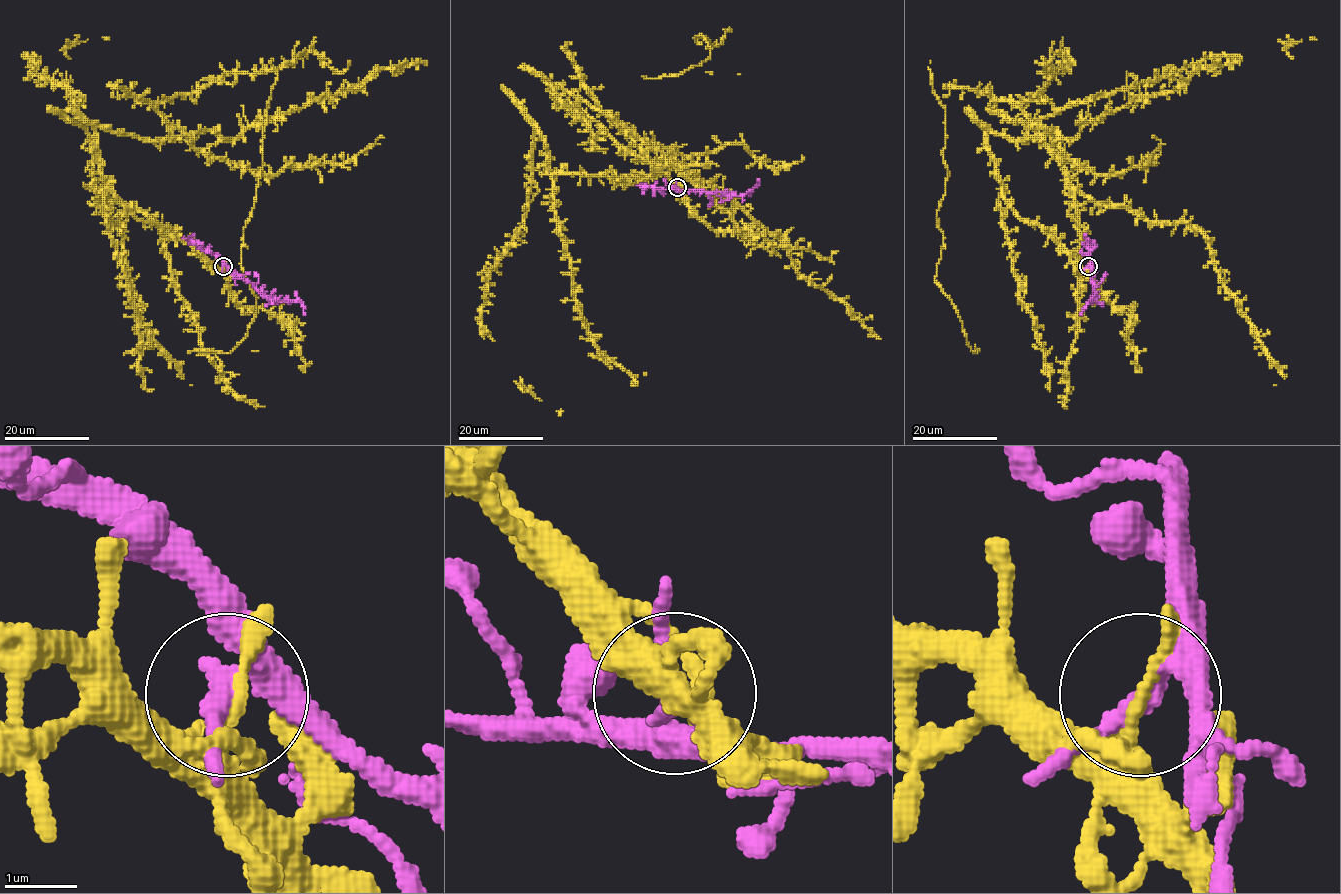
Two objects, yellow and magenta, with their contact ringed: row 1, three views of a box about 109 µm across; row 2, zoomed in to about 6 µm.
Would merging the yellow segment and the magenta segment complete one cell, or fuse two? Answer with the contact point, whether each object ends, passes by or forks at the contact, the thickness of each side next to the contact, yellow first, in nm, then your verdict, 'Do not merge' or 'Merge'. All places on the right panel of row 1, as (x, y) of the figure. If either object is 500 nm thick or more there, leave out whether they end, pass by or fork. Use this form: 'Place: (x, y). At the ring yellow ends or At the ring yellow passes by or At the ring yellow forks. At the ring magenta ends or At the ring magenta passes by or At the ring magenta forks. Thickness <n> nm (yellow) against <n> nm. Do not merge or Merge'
Place: (1088, 266). At the ring yellow forks. At the ring magenta forks. Thickness 150 nm (yellow) against 220 nm. Merge

